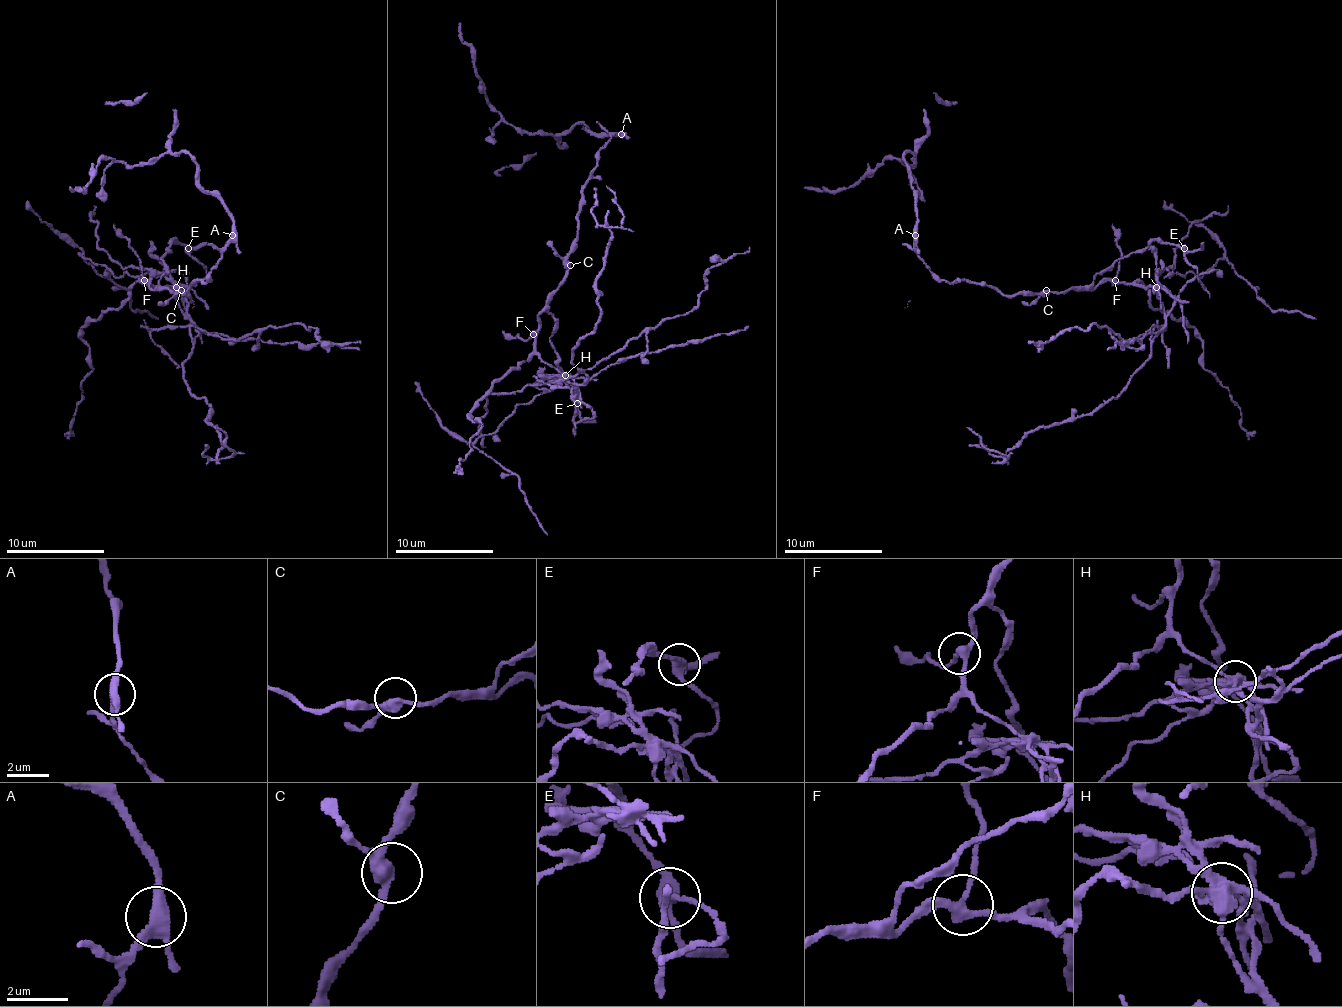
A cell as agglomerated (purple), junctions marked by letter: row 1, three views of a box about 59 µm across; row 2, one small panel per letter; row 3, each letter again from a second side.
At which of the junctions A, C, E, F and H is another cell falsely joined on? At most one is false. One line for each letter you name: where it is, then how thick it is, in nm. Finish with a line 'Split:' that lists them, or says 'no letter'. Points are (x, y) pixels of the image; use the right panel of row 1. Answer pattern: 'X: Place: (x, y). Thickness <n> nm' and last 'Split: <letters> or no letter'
H: Place: (1156, 287). Thickness 400 nm
Split: H

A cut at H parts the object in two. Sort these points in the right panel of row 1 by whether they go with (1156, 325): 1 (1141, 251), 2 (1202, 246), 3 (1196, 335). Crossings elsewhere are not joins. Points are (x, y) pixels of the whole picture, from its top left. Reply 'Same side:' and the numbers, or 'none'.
Same side: none

